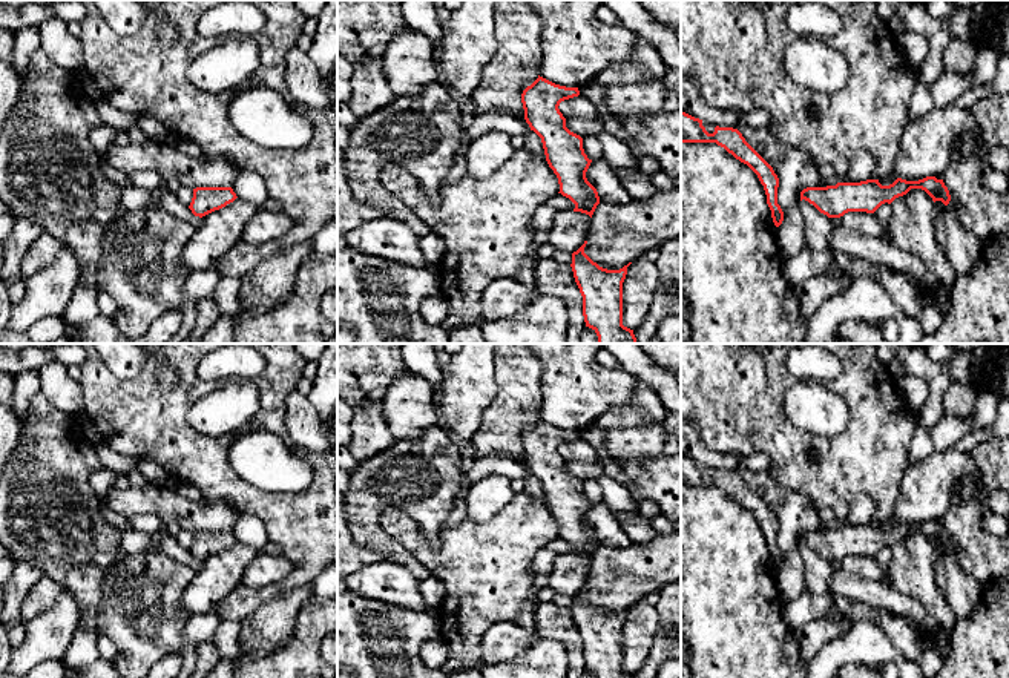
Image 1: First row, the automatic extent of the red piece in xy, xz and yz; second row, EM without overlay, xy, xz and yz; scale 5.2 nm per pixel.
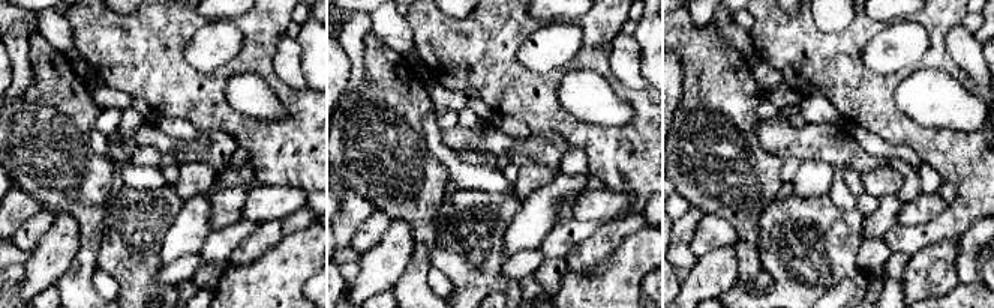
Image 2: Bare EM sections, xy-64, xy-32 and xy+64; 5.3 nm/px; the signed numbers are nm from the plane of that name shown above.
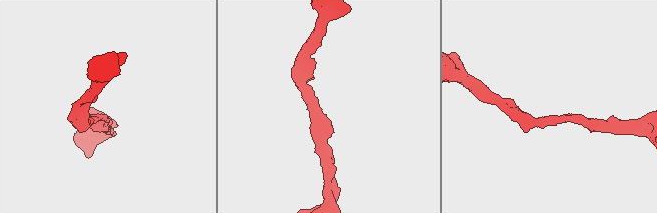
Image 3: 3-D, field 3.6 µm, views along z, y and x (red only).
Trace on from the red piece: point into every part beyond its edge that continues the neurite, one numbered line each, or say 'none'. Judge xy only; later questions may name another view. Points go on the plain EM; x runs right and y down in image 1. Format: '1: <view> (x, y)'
none

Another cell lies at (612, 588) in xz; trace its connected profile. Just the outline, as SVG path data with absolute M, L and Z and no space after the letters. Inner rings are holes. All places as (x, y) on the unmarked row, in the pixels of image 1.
M681 523L647 546L600 546L592 558L584 597L607 614L620 614L649 592L681 578Z

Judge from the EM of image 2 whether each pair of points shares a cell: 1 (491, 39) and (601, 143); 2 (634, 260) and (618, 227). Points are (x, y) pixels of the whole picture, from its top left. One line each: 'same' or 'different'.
1: same
2: different

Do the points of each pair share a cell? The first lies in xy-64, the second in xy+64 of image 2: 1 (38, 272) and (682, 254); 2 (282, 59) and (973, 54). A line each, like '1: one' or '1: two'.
1: two
2: one

